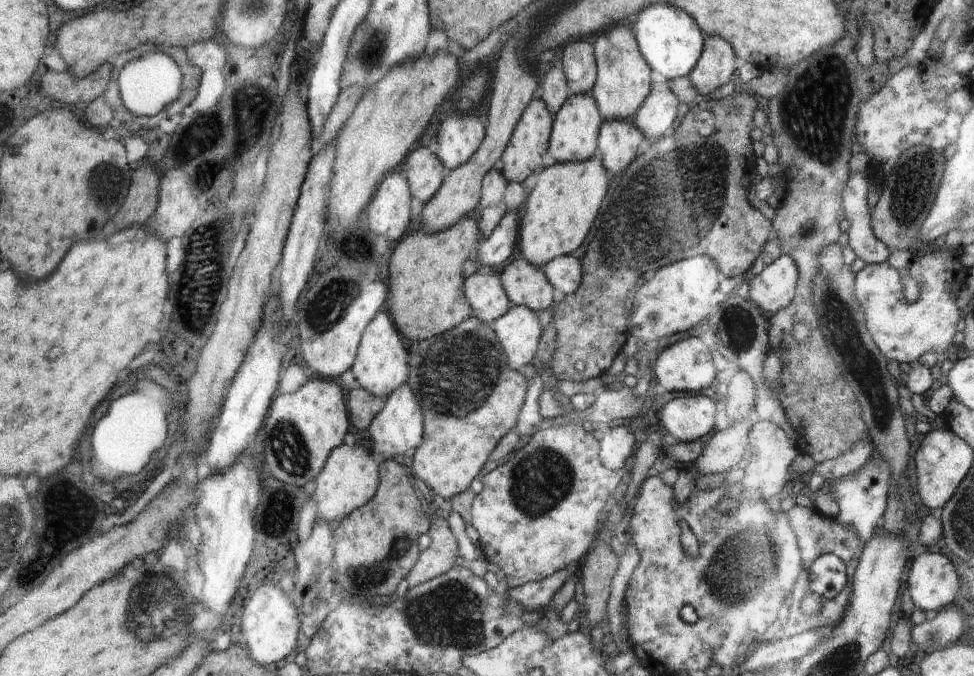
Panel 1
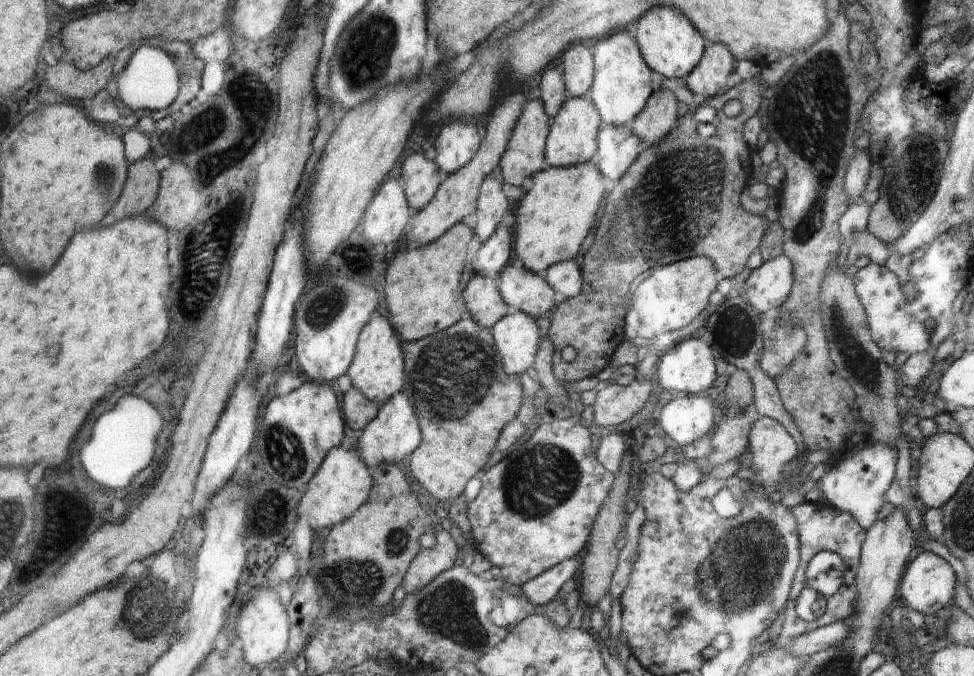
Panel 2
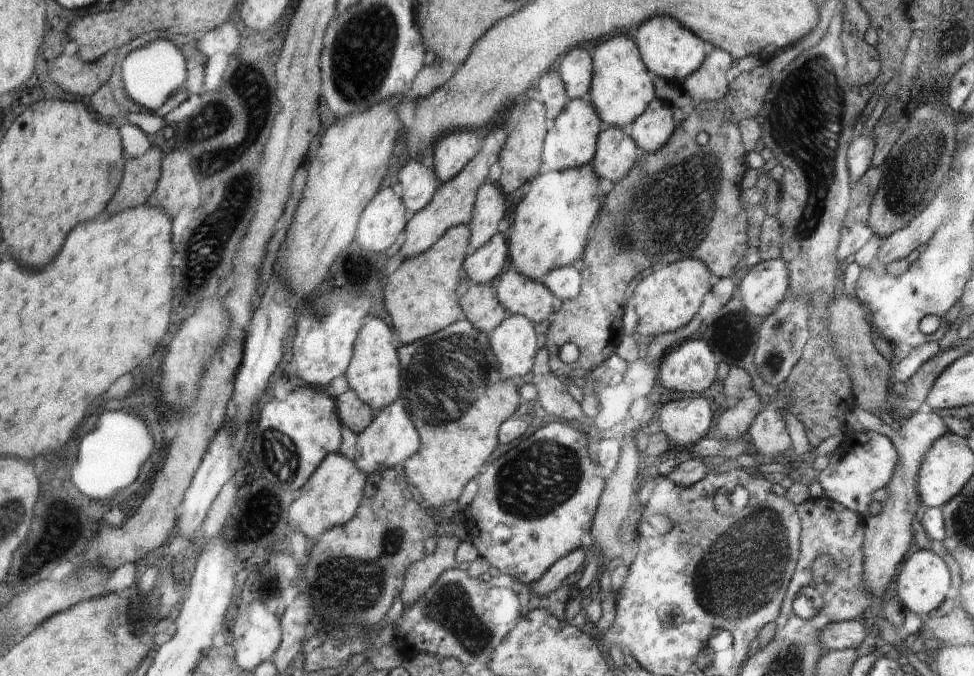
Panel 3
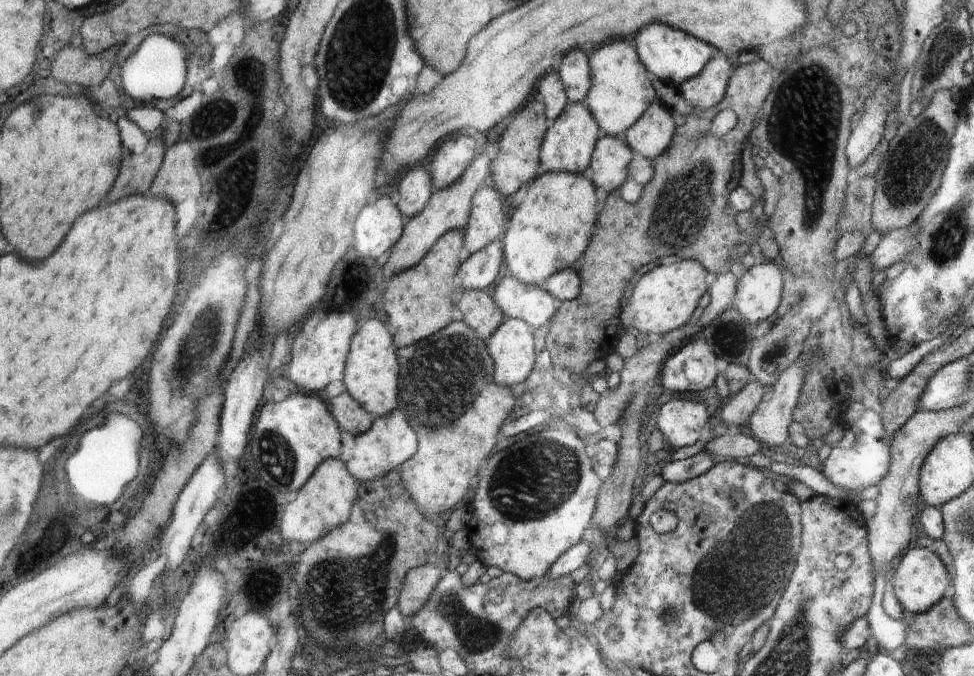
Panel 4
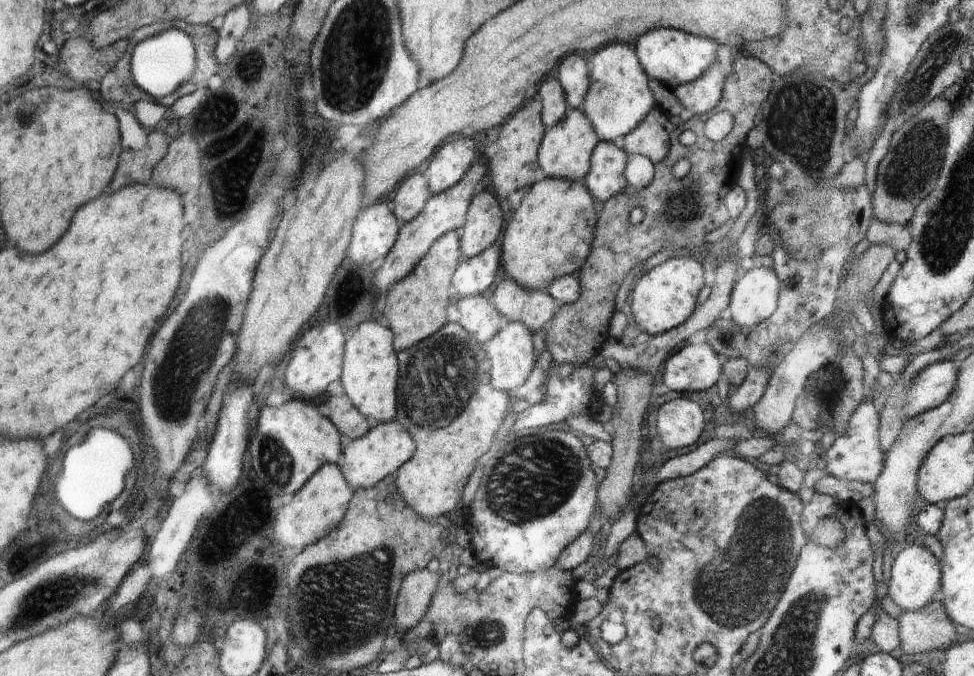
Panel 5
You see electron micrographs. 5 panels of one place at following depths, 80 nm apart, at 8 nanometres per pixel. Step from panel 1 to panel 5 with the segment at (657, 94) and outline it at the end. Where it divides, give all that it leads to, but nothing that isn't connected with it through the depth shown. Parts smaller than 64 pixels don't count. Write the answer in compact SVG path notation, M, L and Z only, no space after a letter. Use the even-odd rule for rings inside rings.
M656 108L648 113L648 122L644 126L636 126L624 137L624 147L628 154L644 155L653 164L660 162L668 154L668 130L664 128L666 120L662 120L661 109Z

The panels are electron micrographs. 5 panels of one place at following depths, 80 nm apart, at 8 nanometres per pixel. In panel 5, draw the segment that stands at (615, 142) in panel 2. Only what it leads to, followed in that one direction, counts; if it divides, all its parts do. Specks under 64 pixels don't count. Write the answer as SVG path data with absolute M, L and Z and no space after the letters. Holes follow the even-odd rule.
M600 141L592 153L591 173L584 179L587 189L600 202L608 201L626 186L626 151L613 142Z

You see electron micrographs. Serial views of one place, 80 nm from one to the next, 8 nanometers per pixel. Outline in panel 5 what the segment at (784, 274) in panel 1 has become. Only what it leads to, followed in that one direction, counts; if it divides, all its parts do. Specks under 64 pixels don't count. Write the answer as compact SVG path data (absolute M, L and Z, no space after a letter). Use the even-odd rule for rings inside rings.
M755 267L737 278L726 314L739 327L753 329L778 310L779 275L772 267Z

